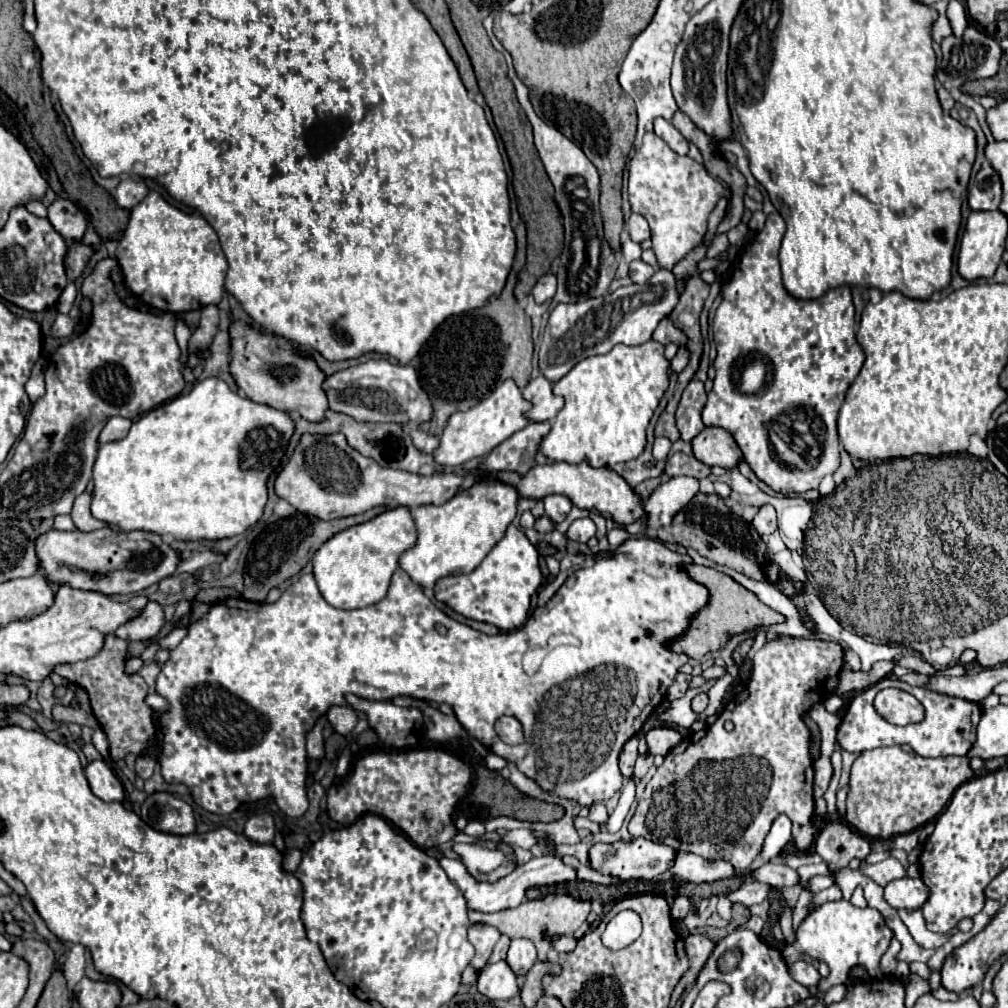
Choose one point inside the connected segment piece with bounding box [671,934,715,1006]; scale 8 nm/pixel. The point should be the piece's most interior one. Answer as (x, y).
(699, 947)

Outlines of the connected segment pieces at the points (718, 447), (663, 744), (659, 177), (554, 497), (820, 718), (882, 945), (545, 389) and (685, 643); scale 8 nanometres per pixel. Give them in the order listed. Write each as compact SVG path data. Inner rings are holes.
M705 428L691 444L695 458L707 466L721 466L725 470L733 470L743 460L735 438L723 428Z
M653 728L645 734L645 740L647 740L647 752L649 754L661 754L665 757L665 754L675 748L679 742L681 742L681 734L673 728Z
M655 132L645 134L643 146L635 152L629 164L631 210L645 216L649 222L659 268L671 270L689 250L703 242L707 218L725 190L703 164L689 156L675 154Z
M551 494L551 496L543 498L543 502L545 502L545 516L553 524L563 522L563 518L567 518L567 514L569 514L569 510L573 506L567 496L559 496L559 494Z
M823 702L811 706L809 716L811 716L811 720L817 722L817 726L819 726L819 730L821 730L821 758L819 758L819 762L827 764L831 752L835 750L837 745L836 735L839 724L841 723L841 718L837 714L829 714L829 712L825 710Z
M847 900L839 902L827 902L821 908L813 908L803 924L797 930L795 944L787 944L783 948L783 958L787 962L799 960L801 954L807 954L811 958L817 958L819 962L825 962L829 966L829 976L822 978L817 990L827 992L835 984L845 984L847 974L853 966L865 966L871 978L883 978L879 970L879 960L887 952L889 942L893 938L891 928L883 922L883 916L875 908L857 908Z
M539 376L527 384L527 388L523 390L523 398L533 404L533 408L525 414L525 418L529 422L553 420L555 414L559 414L559 410L563 408L563 398L559 398L551 392L551 382L543 376Z
M687 564L687 566L683 566L683 570L687 570L687 574L691 574L691 578L695 578L695 582L699 582L701 586L705 586L709 590L709 602L707 602L707 606L703 606L703 610L699 610L699 614L695 614L695 618L691 618L691 626L687 628L687 634L683 634L683 638L675 638L675 642L667 644L669 650L685 652L689 658L701 658L707 652L713 652L713 650L719 650L721 646L725 646L725 642L733 634L757 628L761 624L777 624L777 622L785 620L779 612L775 612L769 606L765 606L763 602L759 602L759 598L753 592L745 590L733 578L729 578L713 568Z

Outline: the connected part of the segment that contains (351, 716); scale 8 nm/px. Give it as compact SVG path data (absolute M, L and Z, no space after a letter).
M331 706L327 712L327 720L339 734L347 736L357 724L357 714L349 706Z

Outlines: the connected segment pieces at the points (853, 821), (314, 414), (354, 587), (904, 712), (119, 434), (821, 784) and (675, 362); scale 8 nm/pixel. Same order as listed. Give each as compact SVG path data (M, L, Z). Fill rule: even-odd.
M887 746L861 752L851 766L847 796L847 824L863 836L893 838L925 826L941 814L953 792L973 778L967 756L921 758L911 746Z
M237 320L229 328L231 334L231 374L237 386L251 398L253 402L267 404L285 412L299 412L305 420L319 422L327 410L327 396L321 390L325 374L317 368L317 364L309 358L301 358L293 352L293 344L275 338L269 334L261 334L253 330L249 324Z
M403 506L387 510L377 518L351 526L329 538L313 556L313 576L323 598L341 610L357 610L379 602L389 588L401 554L415 544L417 532L411 512Z
M897 688L881 690L875 698L875 708L891 724L911 724L923 720L923 706L911 694Z
M121 416L111 418L111 420L105 424L105 428L103 428L101 436L99 436L99 444L125 438L125 436L127 436L127 430L131 428L131 424L133 424L133 420L129 420L129 418L121 418Z
M815 766L815 798L821 798L829 786L831 772L825 766Z
M681 346L679 352L675 354L675 358L671 360L671 372L677 372L679 374L687 366L687 362L689 362L689 352L687 352L685 346Z

